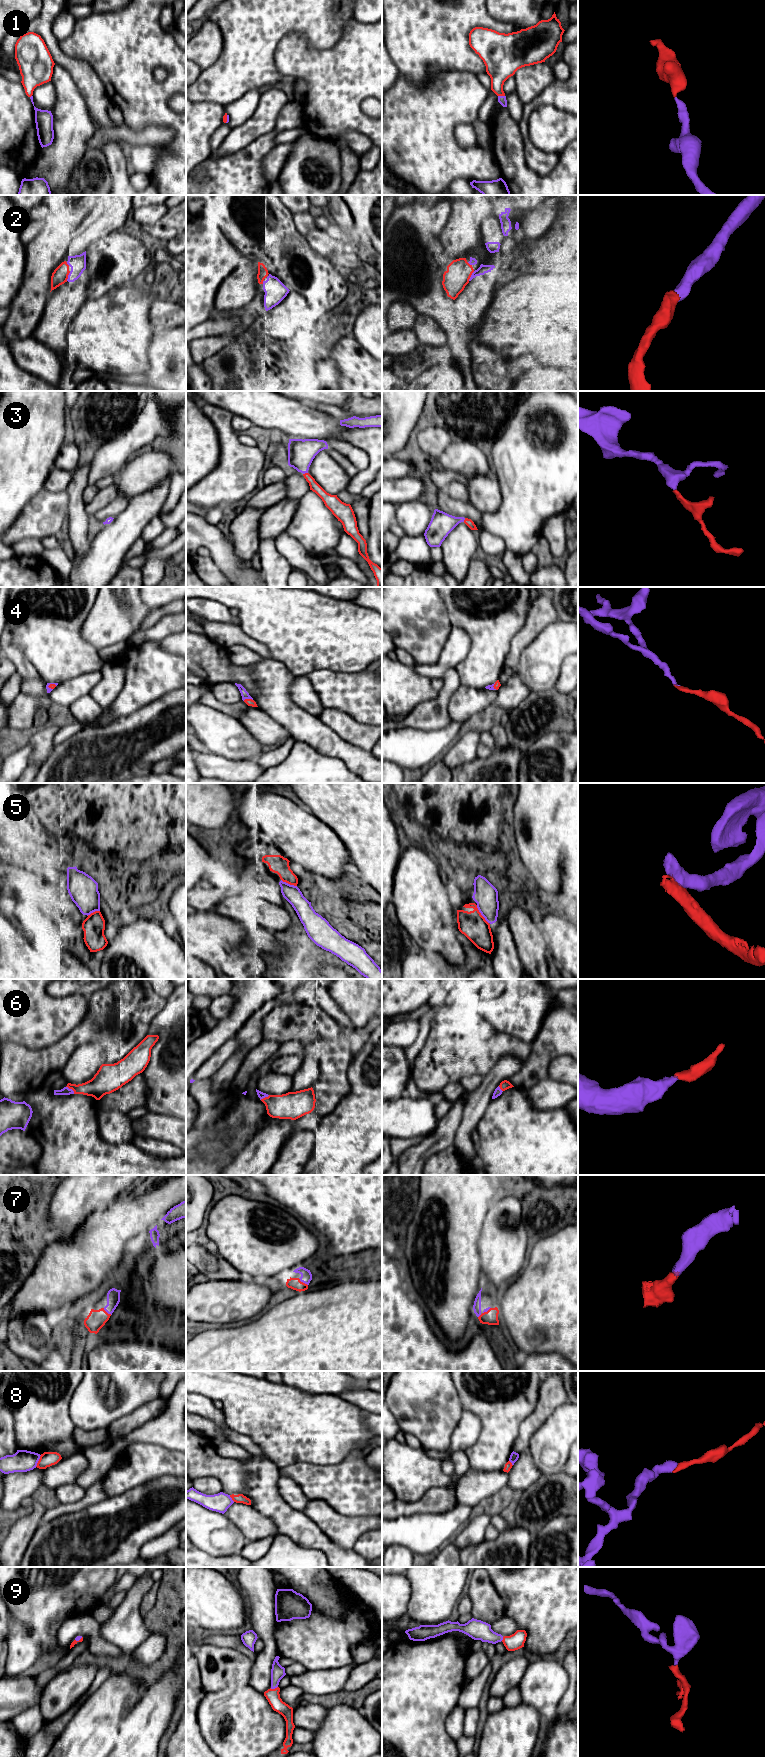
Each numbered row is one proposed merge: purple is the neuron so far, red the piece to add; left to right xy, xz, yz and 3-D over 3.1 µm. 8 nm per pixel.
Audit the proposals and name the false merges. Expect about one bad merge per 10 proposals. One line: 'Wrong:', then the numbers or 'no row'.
Wrong: 5, 8

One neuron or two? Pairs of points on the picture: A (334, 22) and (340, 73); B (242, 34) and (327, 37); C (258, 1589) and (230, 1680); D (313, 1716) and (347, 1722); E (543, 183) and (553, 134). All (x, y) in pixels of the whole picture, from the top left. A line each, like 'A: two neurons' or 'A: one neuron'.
A: two neurons
B: one neuron
C: two neurons
D: two neurons
E: two neurons

